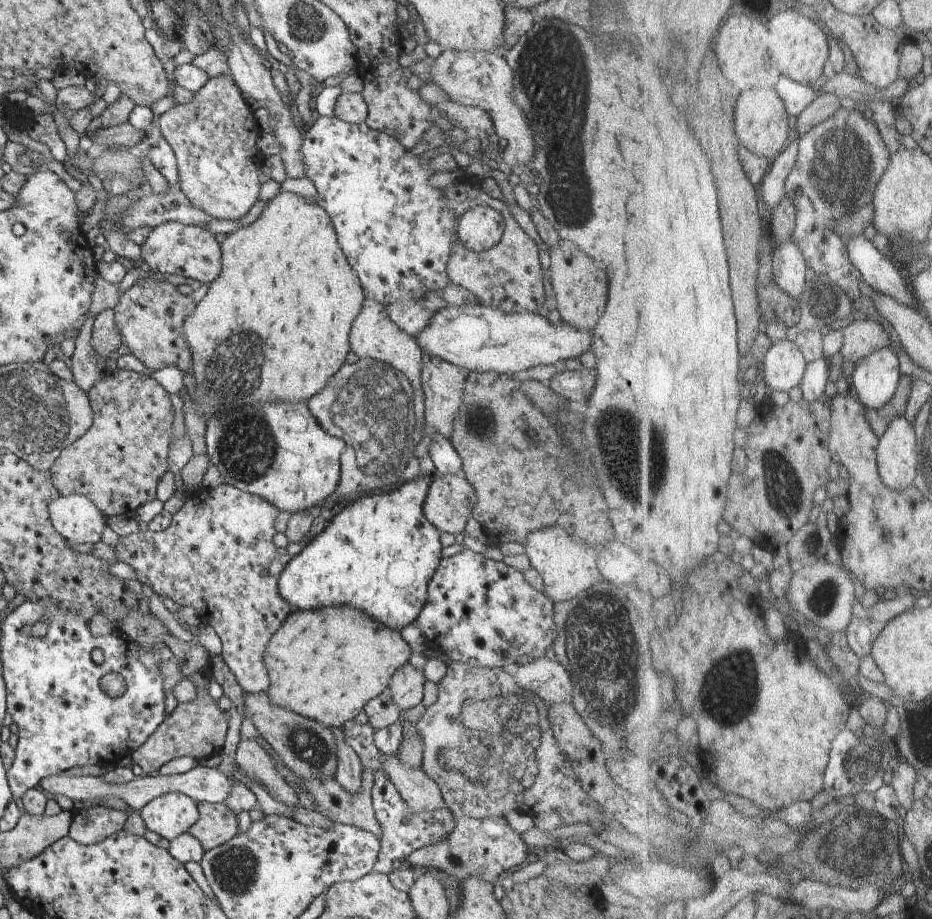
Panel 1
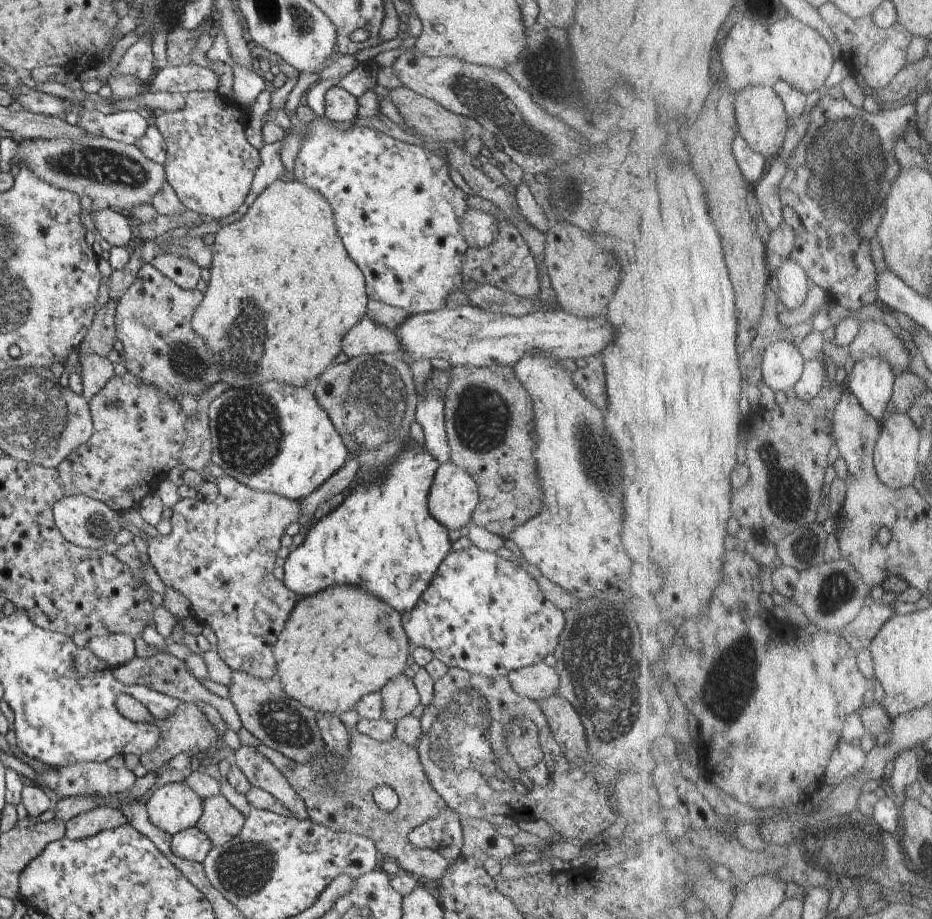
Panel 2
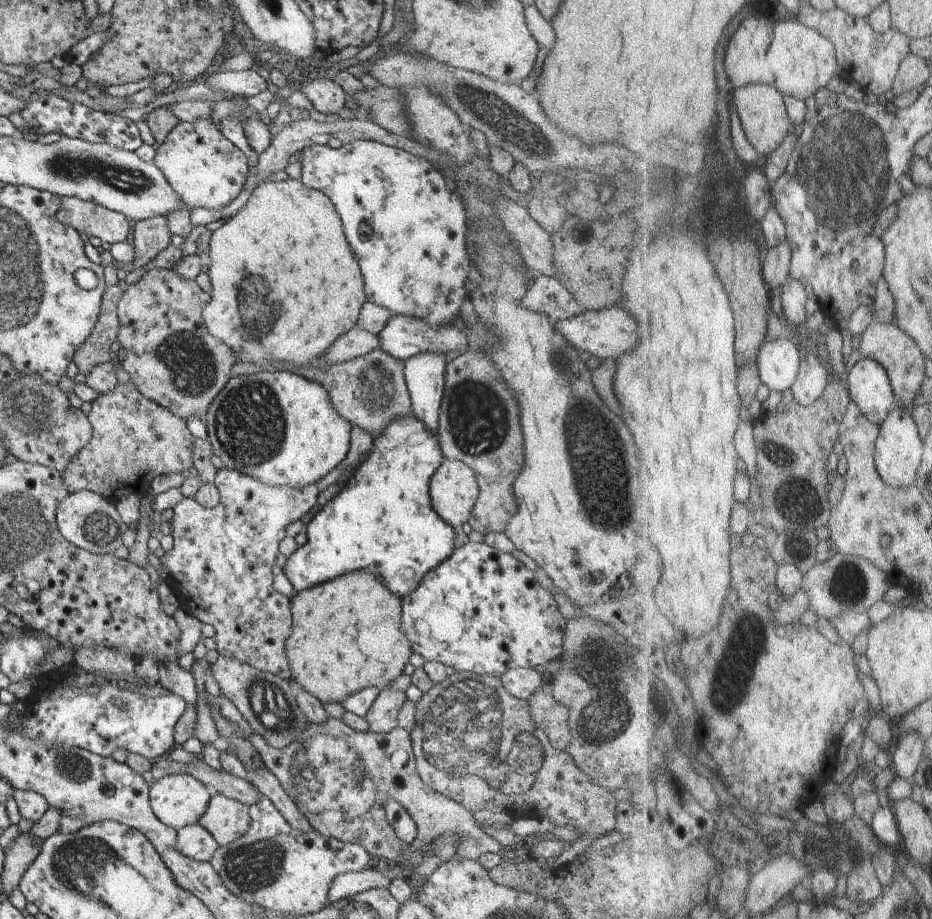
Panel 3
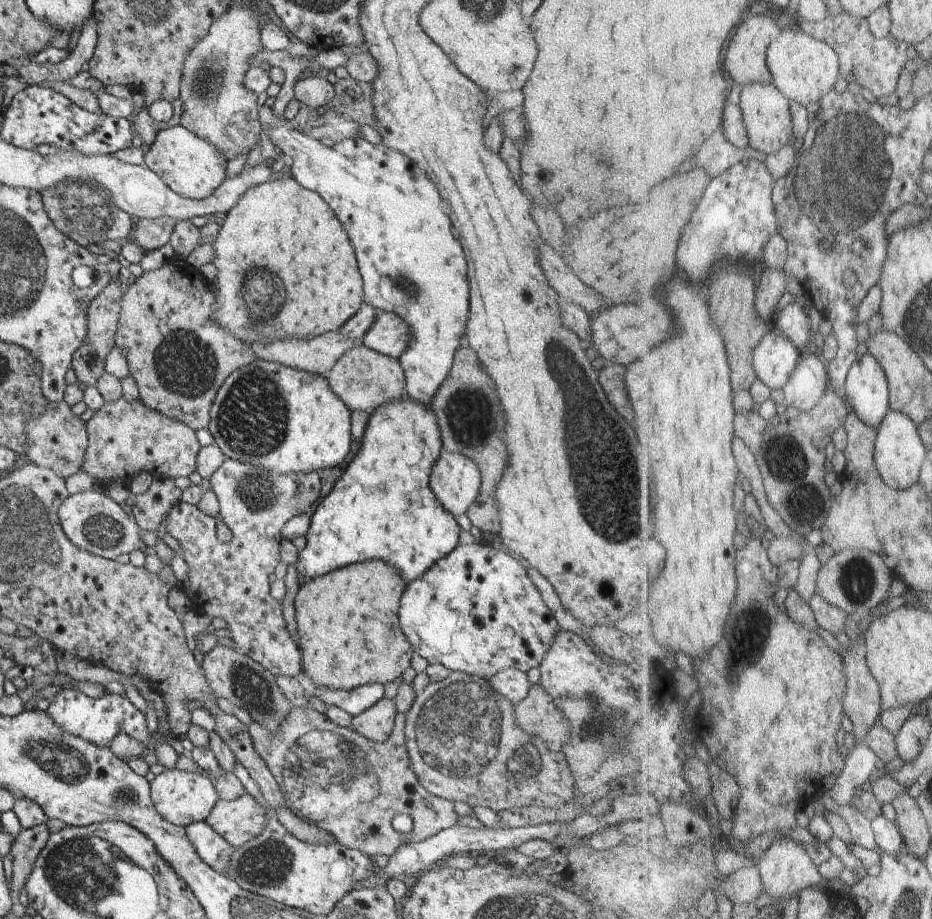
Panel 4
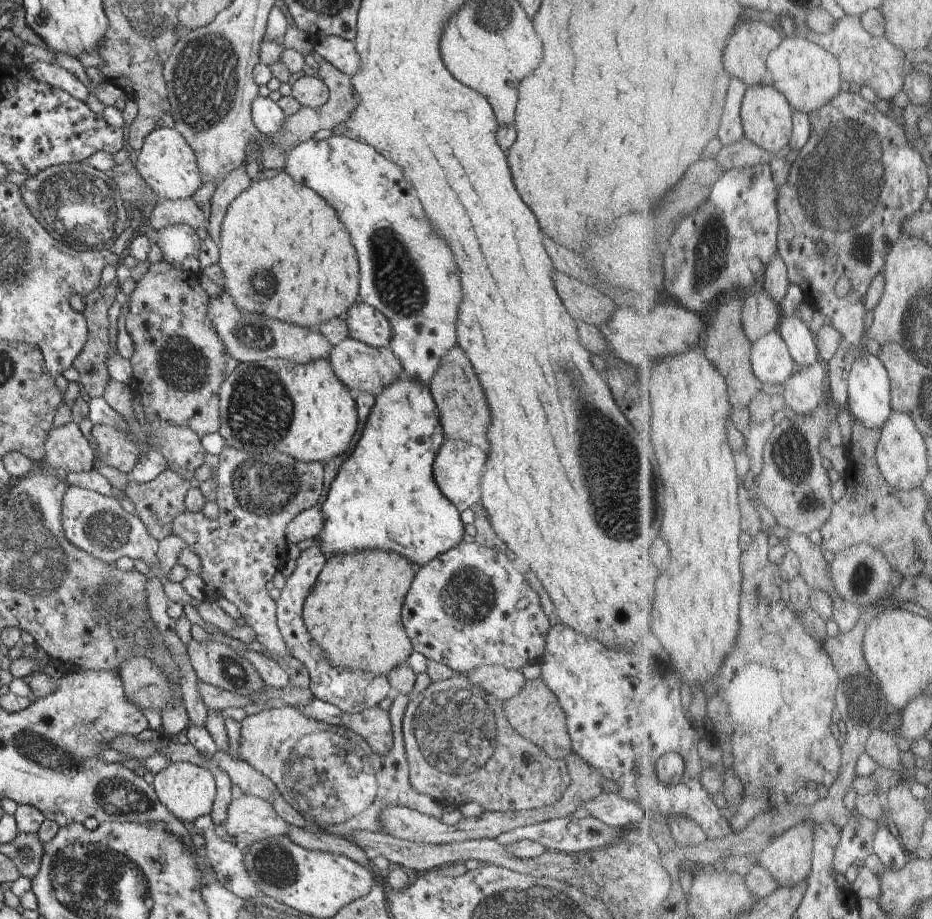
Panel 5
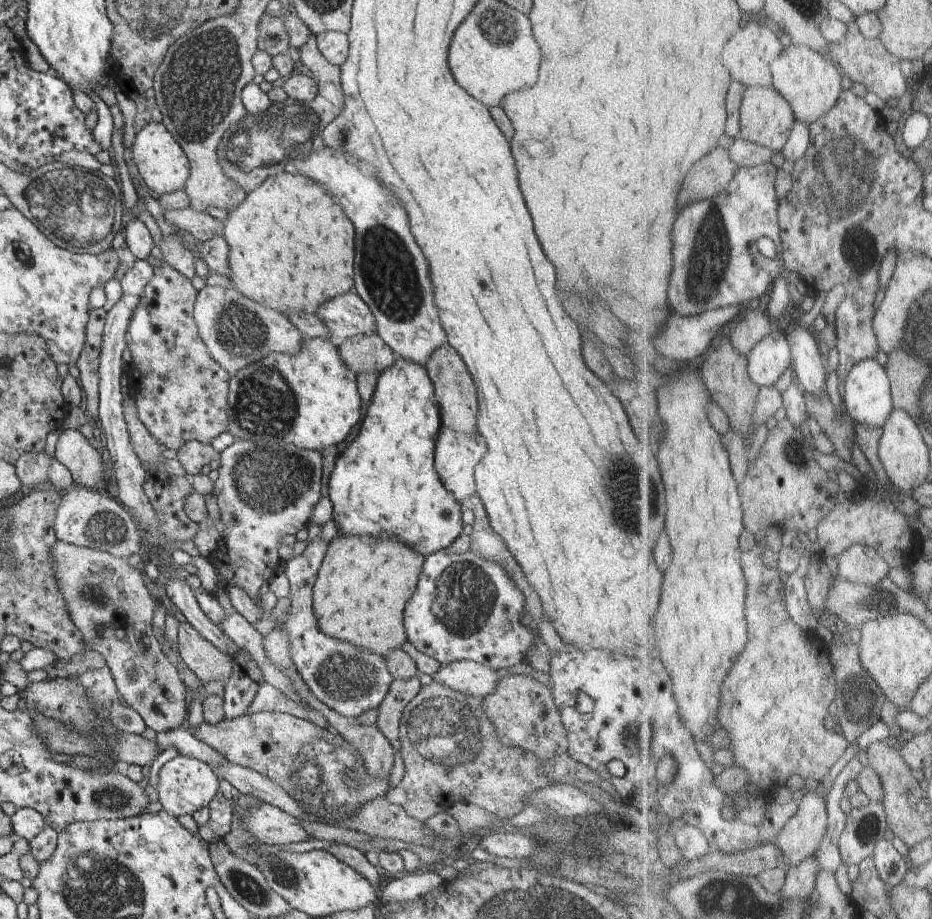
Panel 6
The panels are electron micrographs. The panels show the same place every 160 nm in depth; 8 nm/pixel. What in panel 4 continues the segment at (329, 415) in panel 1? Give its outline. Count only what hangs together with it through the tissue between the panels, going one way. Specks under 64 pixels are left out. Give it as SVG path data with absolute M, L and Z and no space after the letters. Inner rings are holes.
M354 345L347 350L336 364L324 375L330 388L346 403L351 410L373 412L381 404L407 396L407 382L399 359L376 352L367 346Z

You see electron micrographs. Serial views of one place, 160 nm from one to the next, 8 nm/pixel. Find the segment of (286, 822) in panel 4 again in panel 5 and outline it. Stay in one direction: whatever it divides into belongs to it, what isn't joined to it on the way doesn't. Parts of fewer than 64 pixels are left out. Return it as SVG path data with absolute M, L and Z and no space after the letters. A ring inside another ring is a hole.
M291 825L288 836L294 844L311 851L322 851L338 856L345 856L367 869L372 865L372 859L366 857L366 853L354 842L326 832L311 831Z

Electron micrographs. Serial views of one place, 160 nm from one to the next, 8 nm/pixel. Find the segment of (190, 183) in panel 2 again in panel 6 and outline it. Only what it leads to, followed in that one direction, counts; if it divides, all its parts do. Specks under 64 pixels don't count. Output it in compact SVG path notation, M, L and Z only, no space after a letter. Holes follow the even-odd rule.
M154 122L142 128L136 134L132 152L142 183L148 187L152 195L159 197L184 190L190 176L190 162L184 148L178 144L178 140L164 127L163 123Z

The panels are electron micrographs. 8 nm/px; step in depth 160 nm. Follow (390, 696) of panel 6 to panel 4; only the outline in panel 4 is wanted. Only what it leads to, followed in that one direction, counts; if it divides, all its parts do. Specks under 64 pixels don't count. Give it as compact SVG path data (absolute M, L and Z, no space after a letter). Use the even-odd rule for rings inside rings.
M292 707L275 731L269 731L269 728L254 720L248 726L255 751L274 776L284 796L285 806L305 821L317 823L344 847L359 850L374 858L376 854L390 856L404 842L422 842L457 824L458 816L453 802L431 795L414 774L406 748L405 723L405 713L397 713L393 731L383 743L375 743L350 727L335 725L324 713L308 707ZM370 771L375 771L381 784L379 796L378 782L372 784L368 782L370 776L362 776L370 774ZM396 814L408 814L412 818L413 829L410 834L402 836L391 827L391 820Z

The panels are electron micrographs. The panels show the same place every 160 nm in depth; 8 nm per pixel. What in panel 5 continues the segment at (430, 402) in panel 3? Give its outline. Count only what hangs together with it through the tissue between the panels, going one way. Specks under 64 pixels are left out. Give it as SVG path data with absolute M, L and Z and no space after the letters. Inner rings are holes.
M258 95L251 104L254 124L267 142L272 142L278 130L284 128L284 112L270 97ZM332 134L327 139L315 139L312 138L300 144L282 147L286 156L285 171L299 183L308 185L314 192L317 192L326 202L336 210L336 214L340 216L340 220L346 224L350 236L352 236L352 244L356 248L357 259L359 262L359 276L360 276L360 298L359 300L368 303L370 306L379 310L391 324L391 339L389 347L393 353L399 358L401 365L403 366L404 375L415 381L423 382L425 385L430 384L433 374L439 367L442 356L445 355L447 350L450 350L457 344L457 330L456 319L458 307L460 304L460 298L462 298L462 292L460 292L460 280L458 280L458 274L456 274L456 264L454 264L454 258L452 258L452 252L450 248L438 238L434 236L434 232L430 230L430 224L424 216L424 210L418 202L416 196L408 194L406 190L406 180L402 176L402 170L398 168L397 164L394 164L390 159L382 156L377 150L374 150L369 144L348 138L347 136L340 136Z

